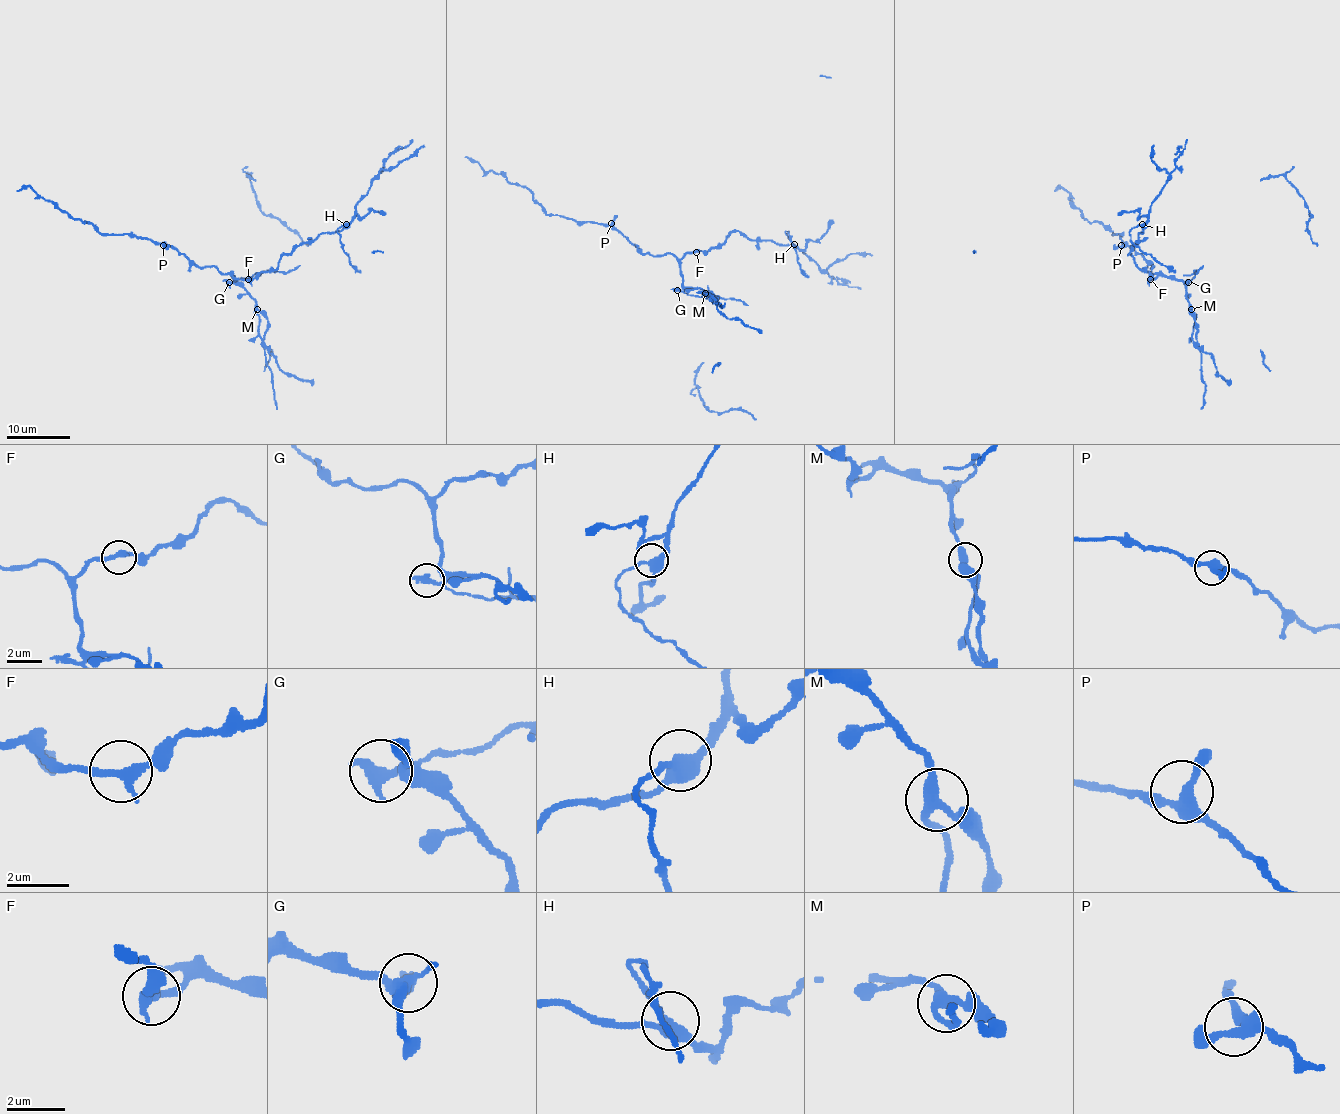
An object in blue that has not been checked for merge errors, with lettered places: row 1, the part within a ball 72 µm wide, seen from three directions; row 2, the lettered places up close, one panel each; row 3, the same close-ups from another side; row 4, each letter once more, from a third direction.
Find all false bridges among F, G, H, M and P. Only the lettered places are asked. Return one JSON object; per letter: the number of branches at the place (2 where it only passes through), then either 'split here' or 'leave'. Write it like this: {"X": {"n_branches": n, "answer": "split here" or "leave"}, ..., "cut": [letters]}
{"F": {"n_branches": 2, "answer": "leave"}, "G": {"n_branches": 2, "answer": "split here"}, "H": {"n_branches": 3, "answer": "leave"}, "M": {"n_branches": 3, "answer": "split here"}, "P": {"n_branches": 3, "answer": "leave"}, "cut": ["G", "M"]}

